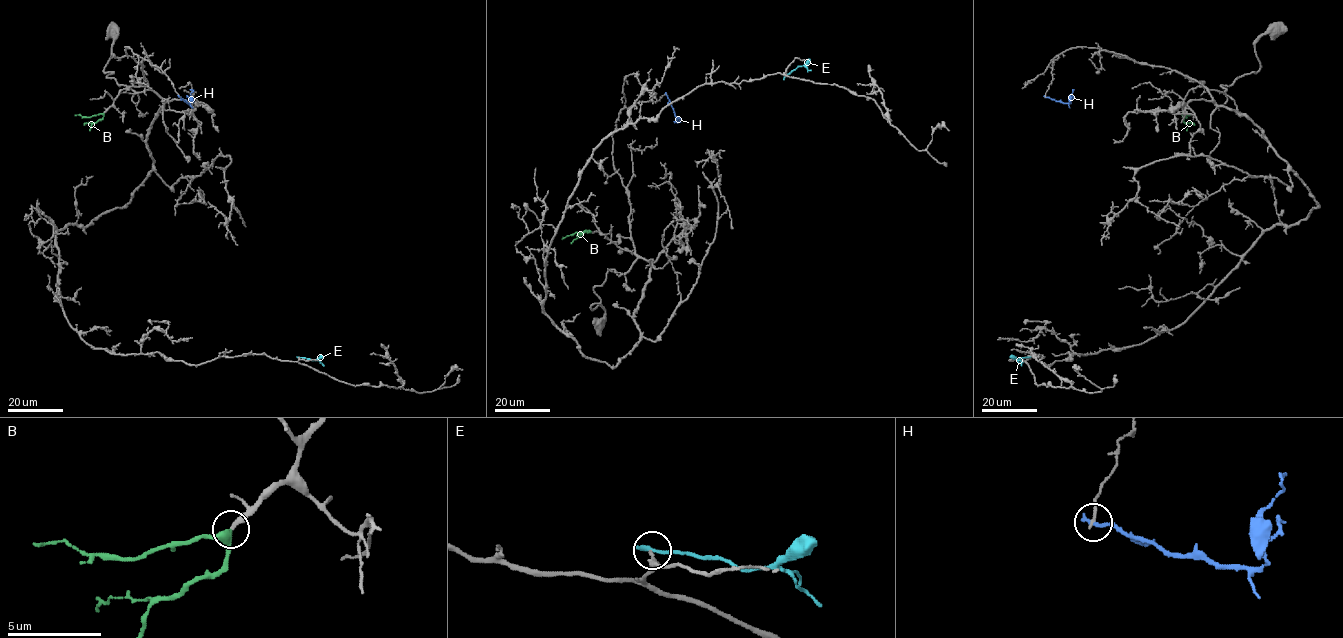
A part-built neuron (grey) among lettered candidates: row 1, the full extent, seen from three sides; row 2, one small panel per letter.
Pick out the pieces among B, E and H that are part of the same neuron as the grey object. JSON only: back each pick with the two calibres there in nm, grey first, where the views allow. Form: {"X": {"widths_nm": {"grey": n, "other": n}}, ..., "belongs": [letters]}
{"B": {"widths_nm": {"grey": 280, "other": 360}}, "belongs": ["B"]}

